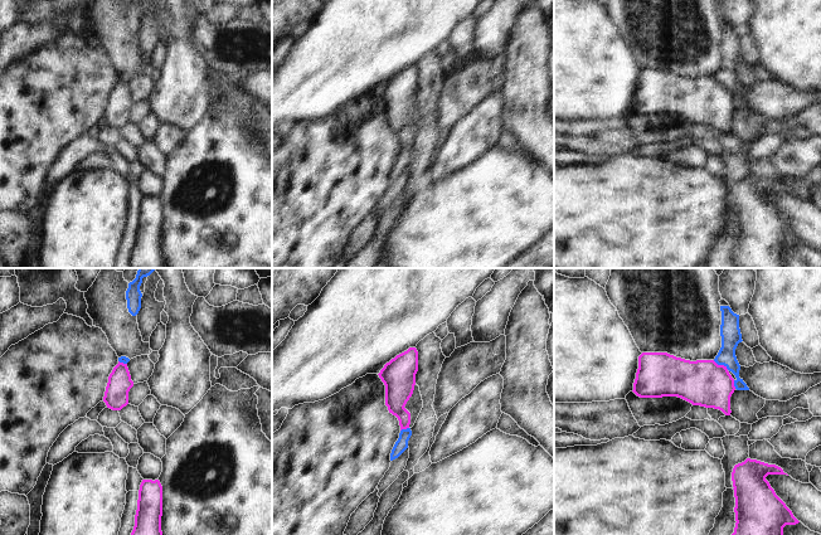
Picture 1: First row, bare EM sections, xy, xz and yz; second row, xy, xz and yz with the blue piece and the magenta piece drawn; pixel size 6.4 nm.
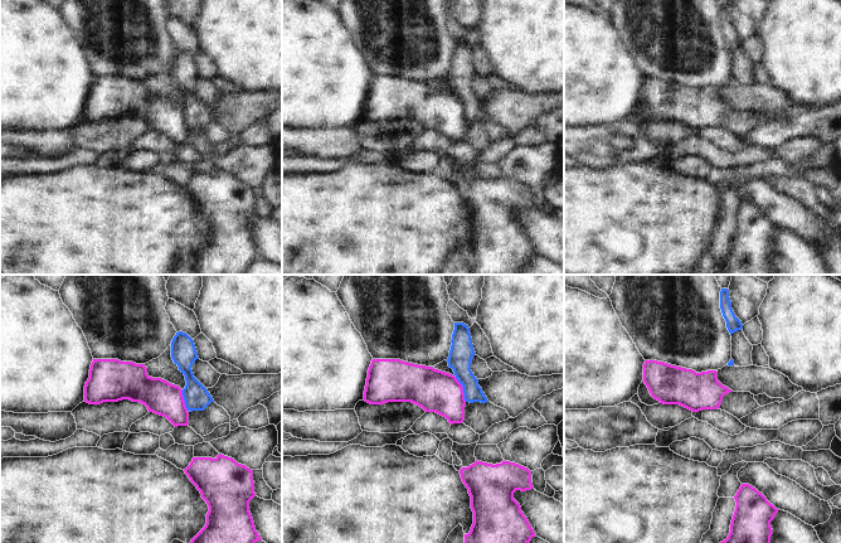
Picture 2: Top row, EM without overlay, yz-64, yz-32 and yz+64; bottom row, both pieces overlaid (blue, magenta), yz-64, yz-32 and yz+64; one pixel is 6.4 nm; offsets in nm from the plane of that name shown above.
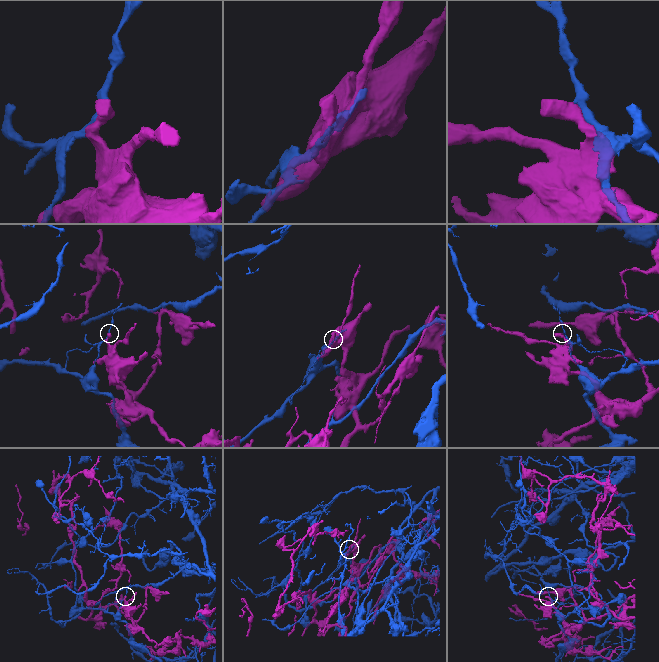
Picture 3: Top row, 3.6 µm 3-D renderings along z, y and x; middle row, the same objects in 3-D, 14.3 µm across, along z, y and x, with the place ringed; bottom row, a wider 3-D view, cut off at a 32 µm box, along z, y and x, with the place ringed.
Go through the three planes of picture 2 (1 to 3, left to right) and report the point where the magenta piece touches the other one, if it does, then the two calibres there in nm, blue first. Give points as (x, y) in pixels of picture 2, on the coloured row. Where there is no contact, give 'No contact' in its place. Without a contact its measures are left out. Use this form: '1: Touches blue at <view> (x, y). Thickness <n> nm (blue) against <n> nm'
1: Touches blue at yz-64 (184, 400). Thickness 160 nm (blue) against 220 nm
2: Touches blue at yz-32 (463, 389). Thickness 160 nm (blue) against 280 nm
3: No contact.

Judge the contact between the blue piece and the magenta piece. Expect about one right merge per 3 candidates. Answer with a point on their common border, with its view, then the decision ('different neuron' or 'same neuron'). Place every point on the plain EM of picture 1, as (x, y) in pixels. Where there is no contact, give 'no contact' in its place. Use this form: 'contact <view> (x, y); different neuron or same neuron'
contact yz (720, 82); different neuron

